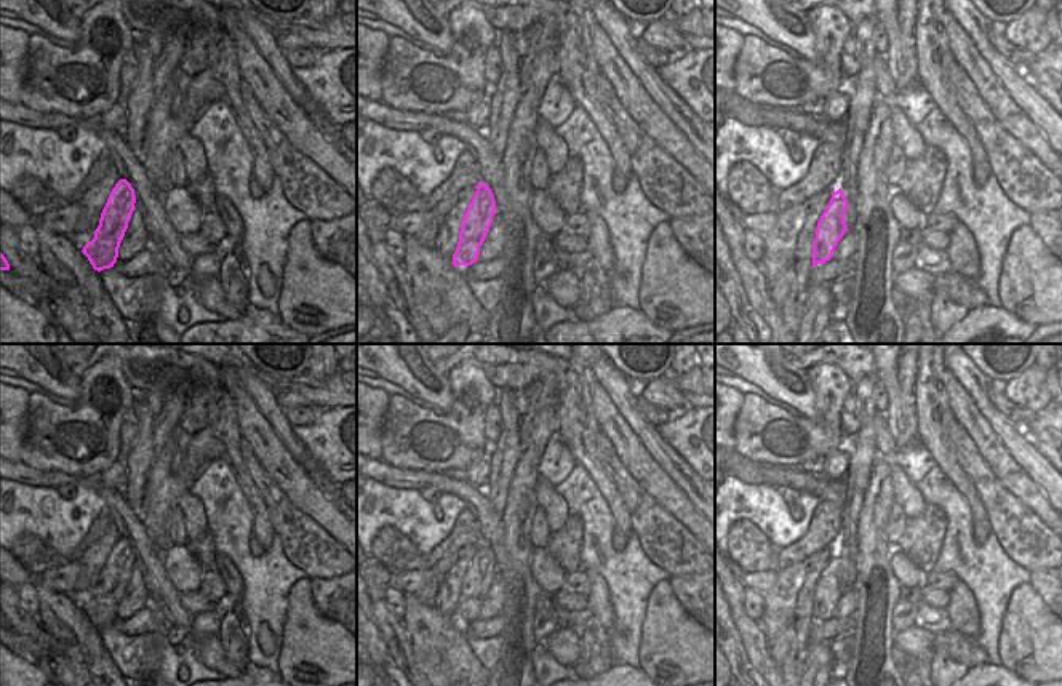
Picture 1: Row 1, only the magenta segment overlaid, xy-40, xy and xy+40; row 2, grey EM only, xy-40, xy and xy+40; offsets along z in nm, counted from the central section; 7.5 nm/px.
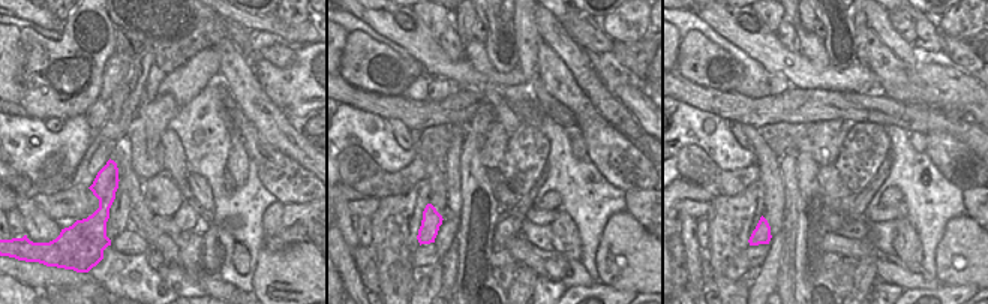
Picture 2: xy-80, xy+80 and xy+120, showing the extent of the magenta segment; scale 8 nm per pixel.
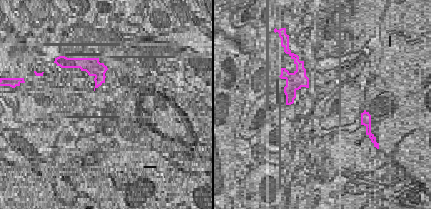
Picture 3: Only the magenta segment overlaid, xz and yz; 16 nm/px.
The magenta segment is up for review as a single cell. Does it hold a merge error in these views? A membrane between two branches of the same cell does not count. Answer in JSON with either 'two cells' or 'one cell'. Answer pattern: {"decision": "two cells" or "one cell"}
{"decision": "two cells"}

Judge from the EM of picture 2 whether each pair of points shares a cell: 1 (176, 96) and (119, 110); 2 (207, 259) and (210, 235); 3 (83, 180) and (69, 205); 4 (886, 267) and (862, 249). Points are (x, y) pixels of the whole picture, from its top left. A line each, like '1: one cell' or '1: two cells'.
1: two cells
2: one cell
3: two cells
4: one cell

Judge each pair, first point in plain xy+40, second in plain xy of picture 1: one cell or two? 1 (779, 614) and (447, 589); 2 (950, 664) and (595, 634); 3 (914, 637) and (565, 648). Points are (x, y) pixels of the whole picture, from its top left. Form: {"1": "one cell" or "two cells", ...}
{"1": "one cell", "2": "one cell", "3": "one cell"}

